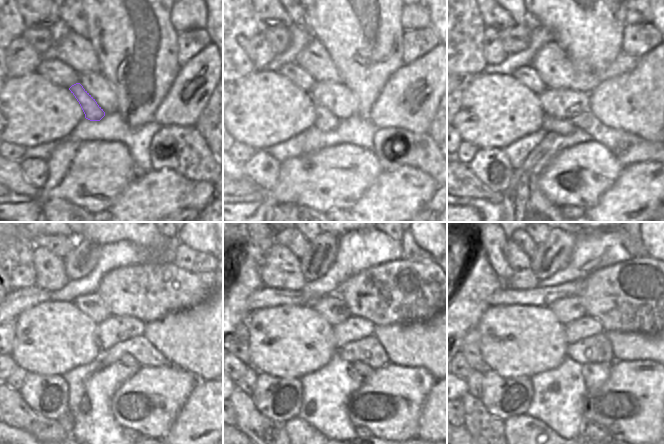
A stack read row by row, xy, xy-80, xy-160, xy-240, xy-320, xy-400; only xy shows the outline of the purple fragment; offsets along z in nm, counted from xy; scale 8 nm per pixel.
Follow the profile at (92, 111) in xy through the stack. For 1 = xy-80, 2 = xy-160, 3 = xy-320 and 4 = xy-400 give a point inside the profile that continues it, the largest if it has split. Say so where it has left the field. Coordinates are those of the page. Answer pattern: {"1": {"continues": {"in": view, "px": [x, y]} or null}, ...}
{"1": {"continues": {"in": "xy-80", "px": [324, 120]}}, "2": {"continues": {"in": "xy-160", "px": [550, 124]}}, "3": {"continues": {"in": "xy-320", "px": [365, 370]}}, "4": {"continues": {"in": "xy-400", "px": [595, 374]}}}

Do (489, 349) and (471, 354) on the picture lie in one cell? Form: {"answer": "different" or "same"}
{"answer": "different"}

